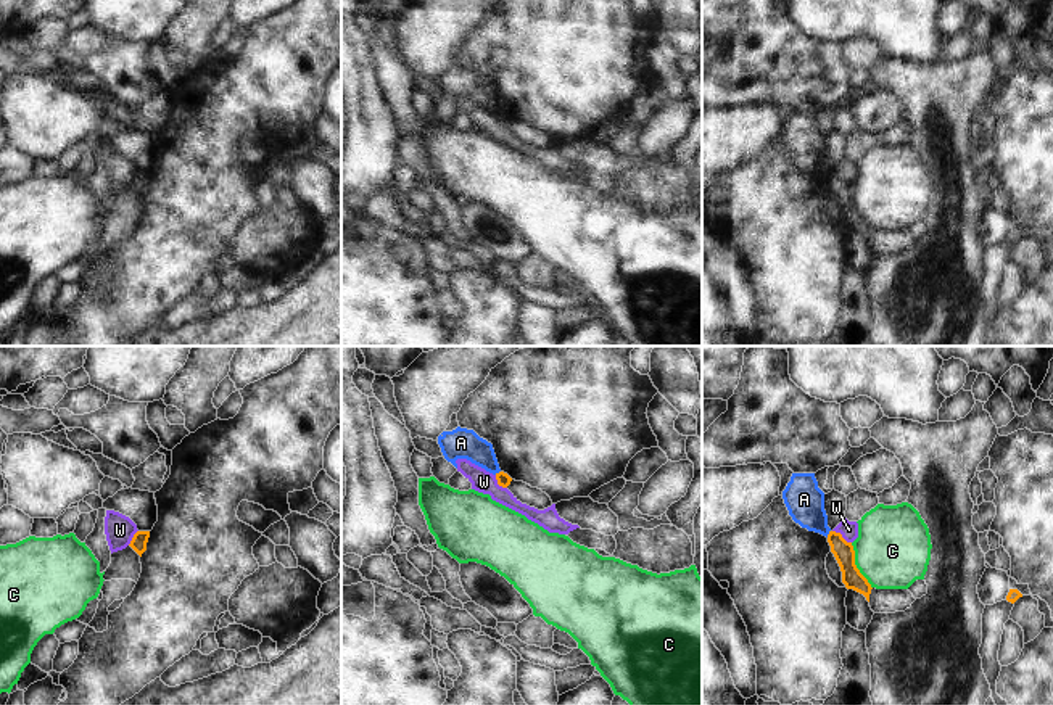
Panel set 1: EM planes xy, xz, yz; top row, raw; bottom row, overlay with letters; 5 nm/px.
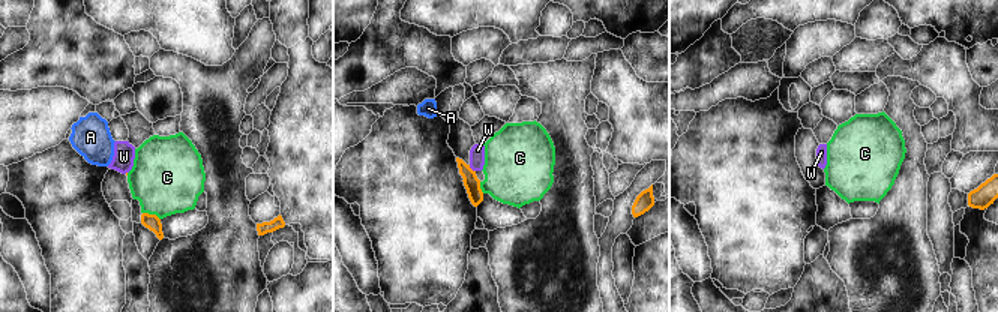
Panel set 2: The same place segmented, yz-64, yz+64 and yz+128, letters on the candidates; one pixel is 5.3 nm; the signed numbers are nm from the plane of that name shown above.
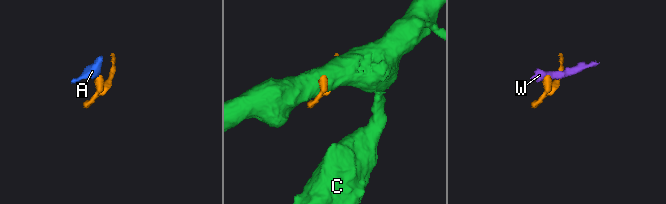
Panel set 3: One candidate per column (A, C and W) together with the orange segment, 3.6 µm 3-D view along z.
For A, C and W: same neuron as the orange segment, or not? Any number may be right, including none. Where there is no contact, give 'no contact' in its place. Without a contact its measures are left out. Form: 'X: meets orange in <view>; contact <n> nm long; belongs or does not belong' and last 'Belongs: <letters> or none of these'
A: meets orange in yz; contact 40 nm long; does not belong
C: meets orange in yz; contact 260 nm long; does not belong
W: meets orange in yz; contact 120 nm long; does not belong
Belongs: none of these

